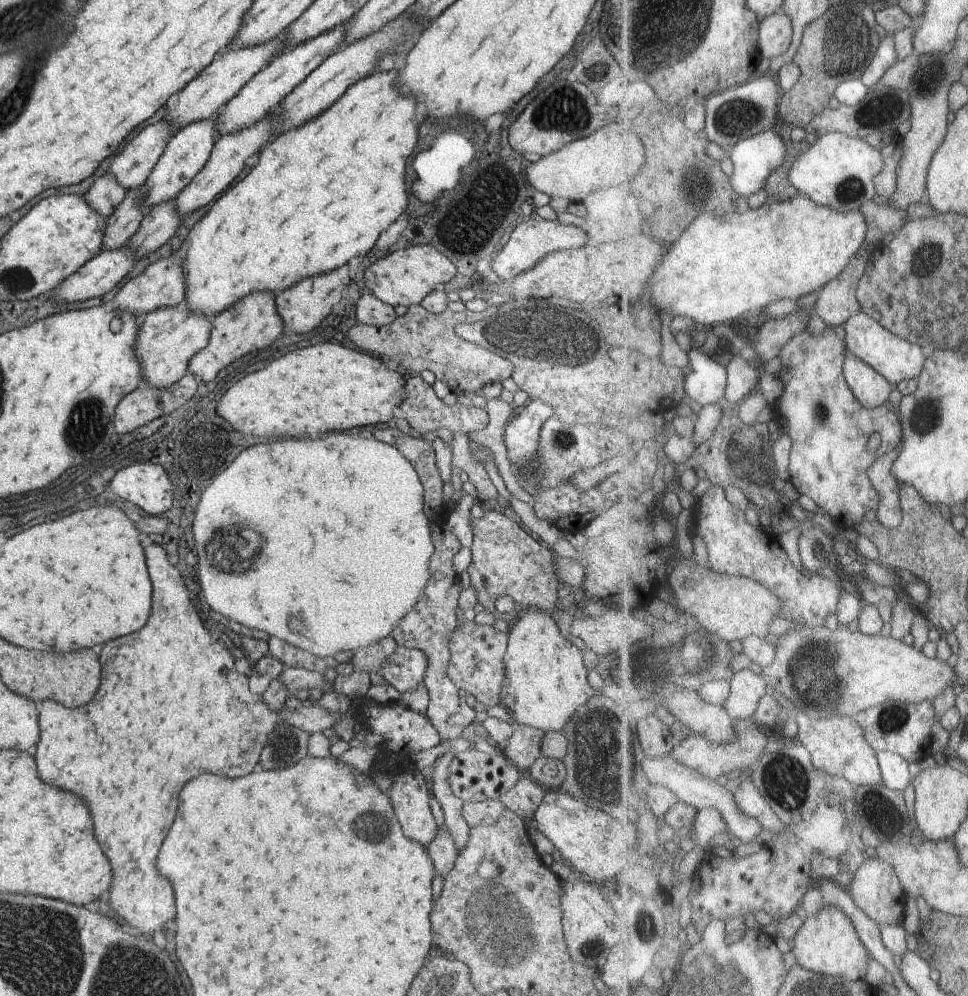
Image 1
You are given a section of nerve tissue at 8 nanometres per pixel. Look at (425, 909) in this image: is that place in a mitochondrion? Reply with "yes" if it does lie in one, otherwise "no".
no

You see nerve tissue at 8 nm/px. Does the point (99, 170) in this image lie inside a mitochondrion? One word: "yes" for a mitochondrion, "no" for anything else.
no

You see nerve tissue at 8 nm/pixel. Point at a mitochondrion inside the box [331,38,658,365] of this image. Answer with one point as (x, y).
(562, 110)

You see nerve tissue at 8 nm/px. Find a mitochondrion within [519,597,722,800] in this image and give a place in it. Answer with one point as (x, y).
(587, 730)

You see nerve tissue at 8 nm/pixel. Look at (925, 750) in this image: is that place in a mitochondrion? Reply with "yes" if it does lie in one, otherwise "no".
no

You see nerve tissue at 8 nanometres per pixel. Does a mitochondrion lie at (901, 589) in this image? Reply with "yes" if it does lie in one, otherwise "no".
no

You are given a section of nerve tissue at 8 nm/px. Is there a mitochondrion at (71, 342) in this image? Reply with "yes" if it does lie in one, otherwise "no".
no

